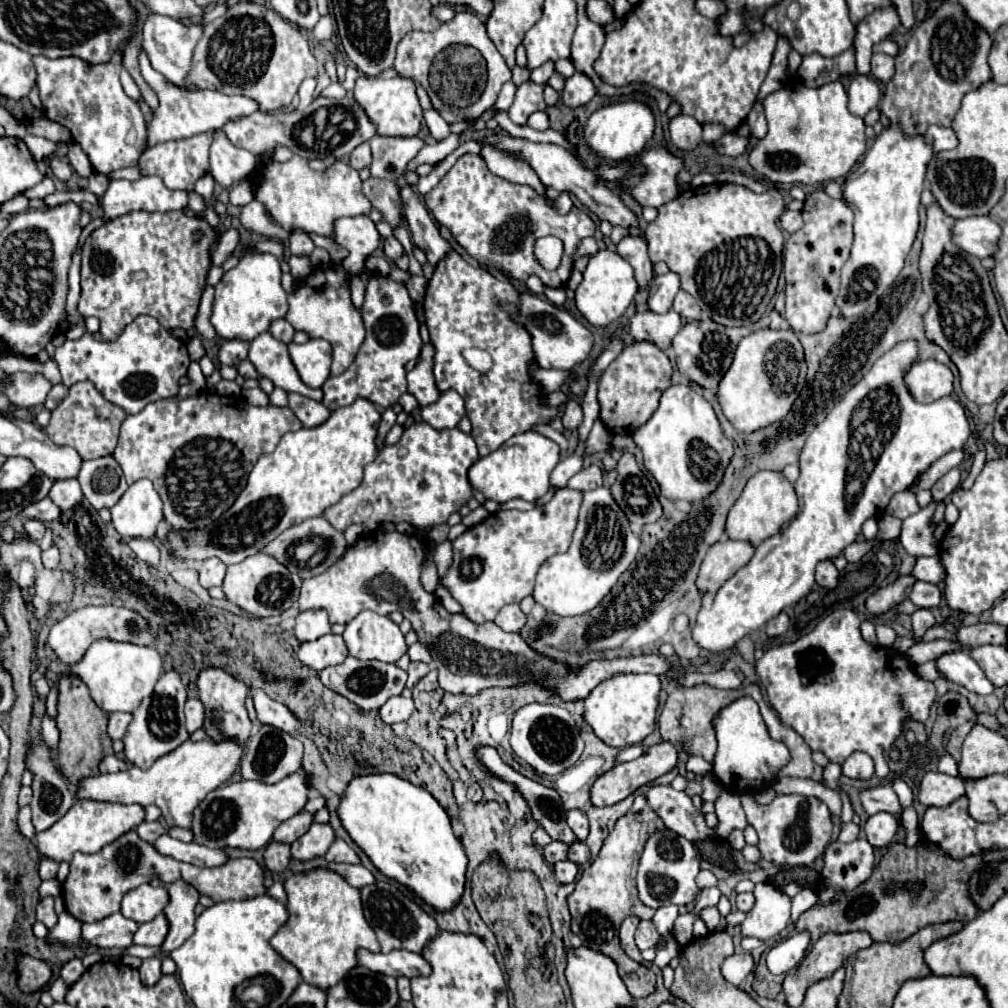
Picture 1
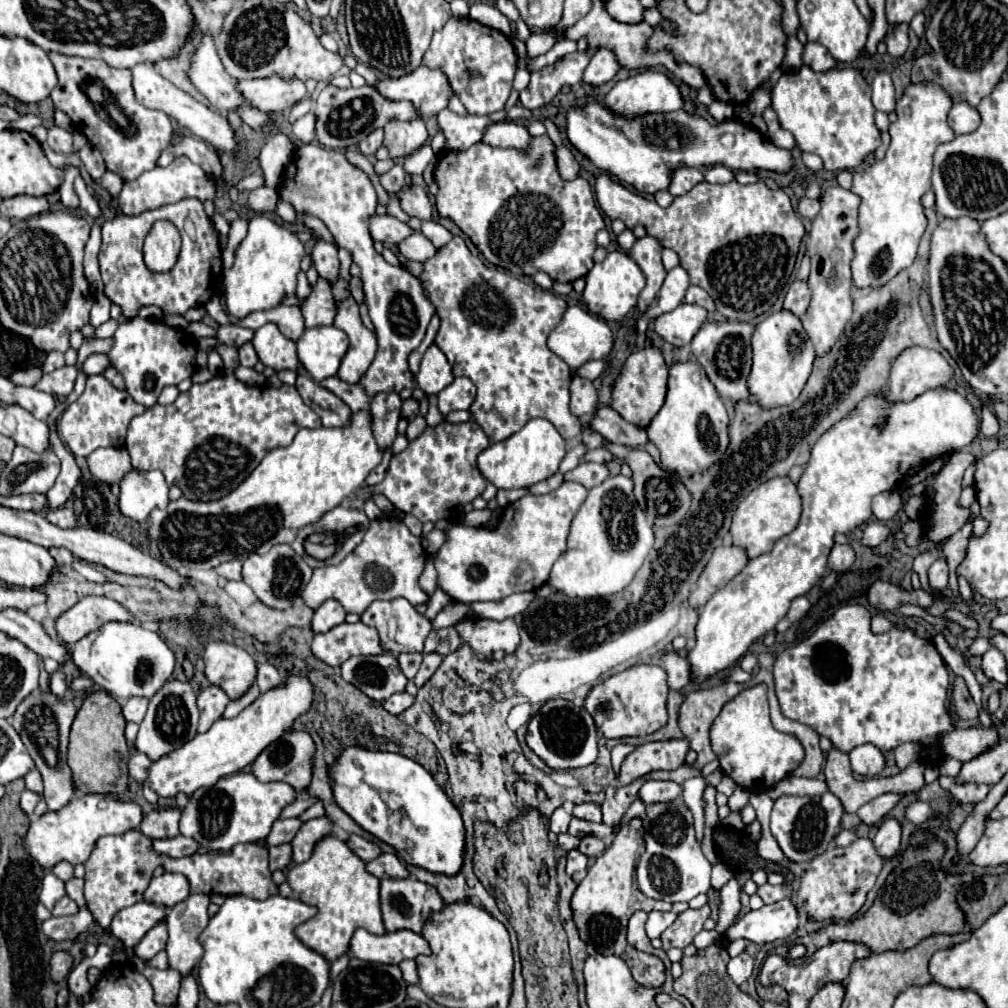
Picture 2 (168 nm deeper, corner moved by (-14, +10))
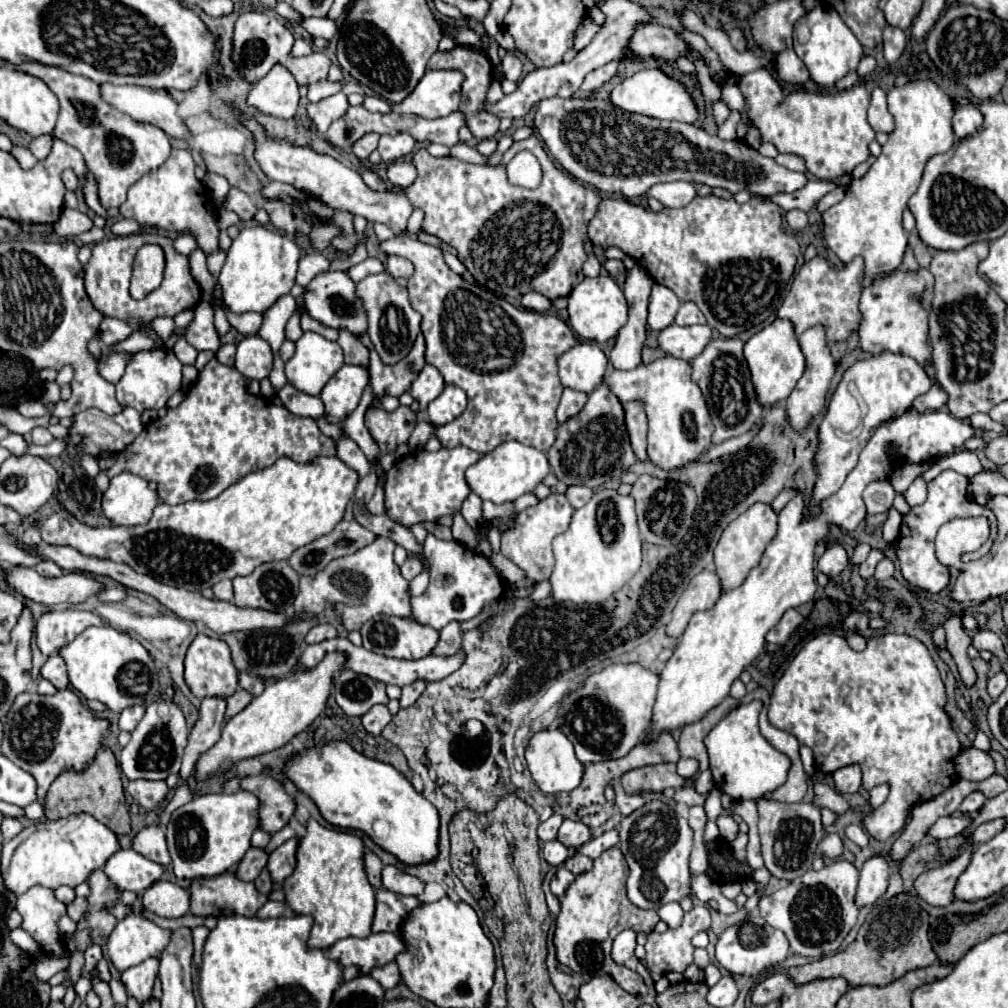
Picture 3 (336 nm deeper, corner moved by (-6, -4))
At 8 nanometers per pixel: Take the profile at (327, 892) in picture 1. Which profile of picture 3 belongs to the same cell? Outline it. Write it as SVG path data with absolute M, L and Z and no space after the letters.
M308 819L306 833L300 837L298 849L296 849L296 867L294 867L292 875L284 881L282 889L286 893L286 903L292 911L314 917L314 927L312 927L310 939L308 939L310 947L324 949L344 937L370 935L370 927L372 927L372 919L374 919L374 889L366 879L364 843L358 835L328 829L328 827L320 825L316 819Z

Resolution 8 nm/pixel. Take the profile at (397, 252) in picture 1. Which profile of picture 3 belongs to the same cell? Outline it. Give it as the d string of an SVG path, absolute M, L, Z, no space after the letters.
M390 255L388 261L386 261L386 271L392 275L392 277L410 277L414 273L414 265L412 261L404 259L404 257L398 257L398 255Z

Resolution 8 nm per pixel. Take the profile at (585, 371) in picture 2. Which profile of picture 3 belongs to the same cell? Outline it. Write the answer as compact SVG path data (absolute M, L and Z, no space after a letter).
M666 355L630 371L612 371L604 379L620 401L642 403L648 415L648 457L662 469L684 467L710 447L710 415L702 391L690 375L692 369L686 361Z

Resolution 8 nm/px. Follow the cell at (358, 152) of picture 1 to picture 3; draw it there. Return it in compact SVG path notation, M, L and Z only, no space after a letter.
M366 133L364 137L360 137L360 139L352 145L352 153L354 153L360 161L366 161L368 155L378 147L378 139L380 139L378 133Z

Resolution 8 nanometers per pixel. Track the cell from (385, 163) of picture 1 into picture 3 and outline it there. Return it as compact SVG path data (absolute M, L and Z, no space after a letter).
M396 133L396 135L382 135L378 151L382 155L382 161L392 163L398 161L414 151L416 141L408 133Z

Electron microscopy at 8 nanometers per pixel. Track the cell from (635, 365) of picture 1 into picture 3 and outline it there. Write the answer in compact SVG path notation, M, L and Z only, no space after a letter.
M624 403L624 413L626 413L626 427L628 427L628 435L630 435L630 443L632 449L638 457L638 461L646 461L646 415L644 415L644 407L640 407L640 403Z

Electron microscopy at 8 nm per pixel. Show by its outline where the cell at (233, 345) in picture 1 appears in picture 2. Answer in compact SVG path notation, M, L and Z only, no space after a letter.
M222 325L218 329L218 339L220 343L228 345L228 347L242 347L244 343L250 343L254 339L254 331L240 327L240 325Z

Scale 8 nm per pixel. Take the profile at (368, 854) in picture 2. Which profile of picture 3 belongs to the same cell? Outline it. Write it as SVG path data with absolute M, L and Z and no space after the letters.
M366 853L364 855L364 863L366 863L366 873L368 873L368 881L374 889L380 889L382 887L382 881L380 881L380 873L382 873L382 861L374 855L374 853Z

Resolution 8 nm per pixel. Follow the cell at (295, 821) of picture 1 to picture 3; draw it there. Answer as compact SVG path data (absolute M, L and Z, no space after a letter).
M252 847L242 857L238 871L236 871L236 877L242 881L254 881L260 875L260 871L266 867L266 863L268 863L268 853L264 849Z

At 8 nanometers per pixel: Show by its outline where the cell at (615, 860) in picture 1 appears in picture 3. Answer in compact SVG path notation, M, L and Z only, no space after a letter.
M608 849L604 855L600 855L594 861L594 867L582 875L576 877L576 881L568 887L564 893L564 899L560 899L560 913L556 917L556 931L554 931L554 947L556 947L556 959L570 967L574 973L586 973L590 977L598 975L610 975L624 991L632 995L644 995L646 985L642 977L630 969L618 967L614 961L610 961L610 943L612 937L622 929L634 929L636 933L650 933L660 919L655 910L642 911L636 909L636 915L644 917L620 923L620 891L626 885L628 877L628 865L624 863L624 855L620 849Z

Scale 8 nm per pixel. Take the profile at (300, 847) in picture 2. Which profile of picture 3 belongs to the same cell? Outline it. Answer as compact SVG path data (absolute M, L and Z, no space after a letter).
M294 837L294 839L282 843L274 853L270 853L266 869L270 871L270 877L274 883L282 885L282 881L294 871L294 867L296 867L296 843L298 843L298 839Z

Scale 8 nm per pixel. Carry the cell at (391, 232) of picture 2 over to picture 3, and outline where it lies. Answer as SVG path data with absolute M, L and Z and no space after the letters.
M410 235L392 237L380 243L380 247L388 255L400 255L414 263L416 271L408 279L408 293L410 305L422 315L420 329L426 337L426 361L442 373L448 385L456 385L468 395L468 407L460 417L440 427L434 425L434 435L440 439L442 447L452 449L464 445L484 455L502 441L514 439L540 451L548 451L556 439L558 421L554 413L564 389L558 379L558 357L576 345L572 329L554 313L538 313L522 307L518 309L506 299L500 299L478 285L466 283L444 263L438 247L420 243Z

